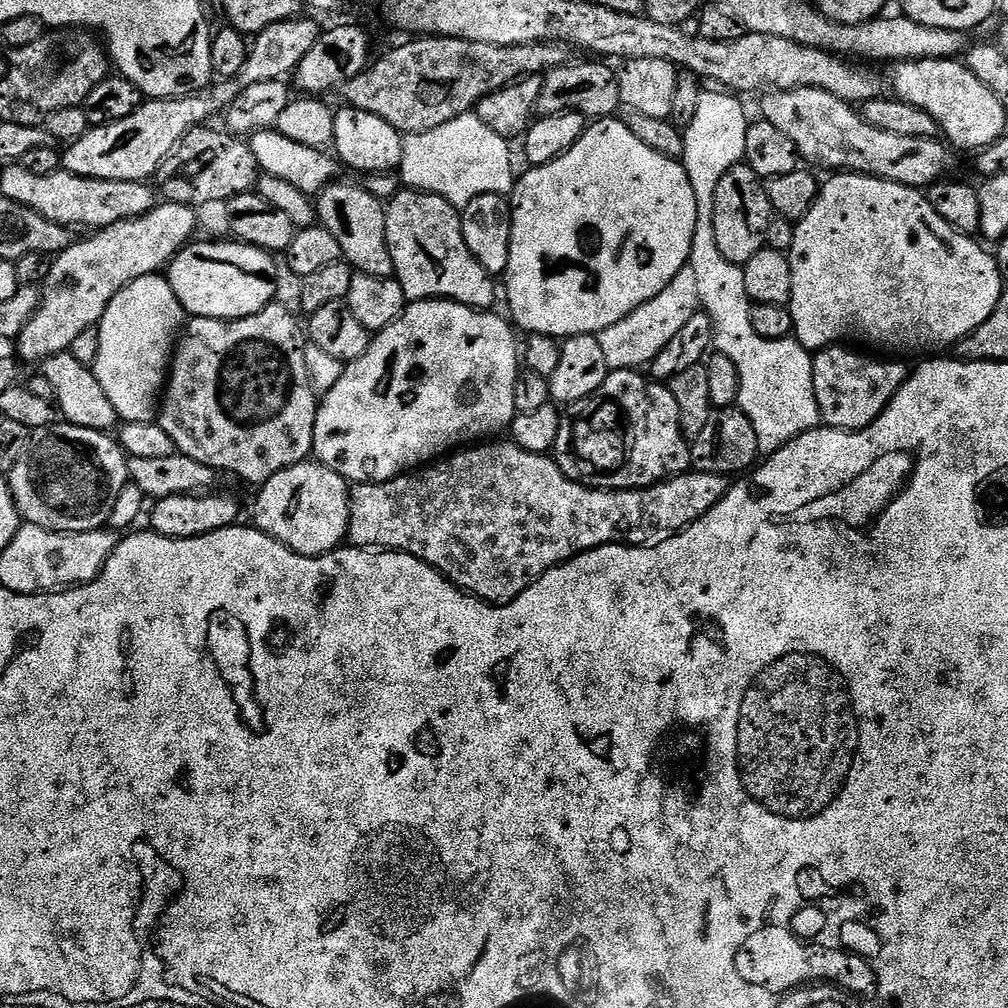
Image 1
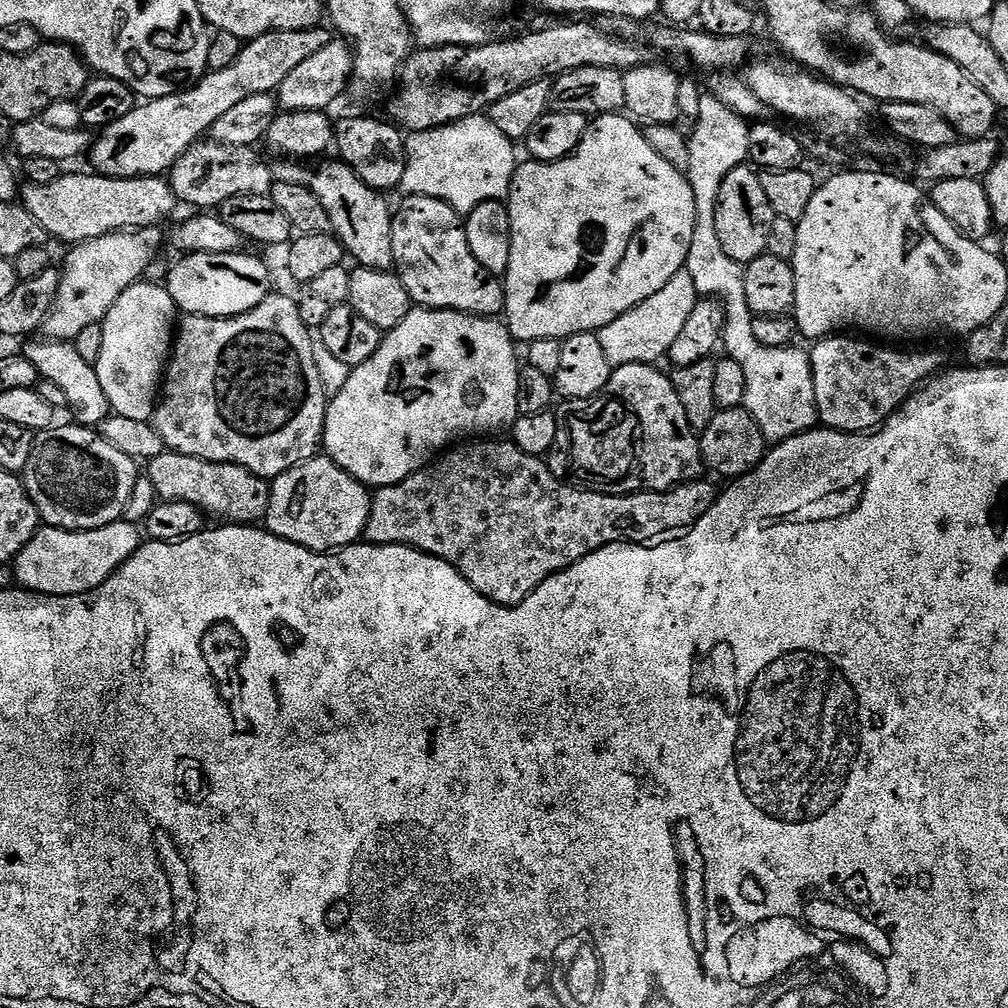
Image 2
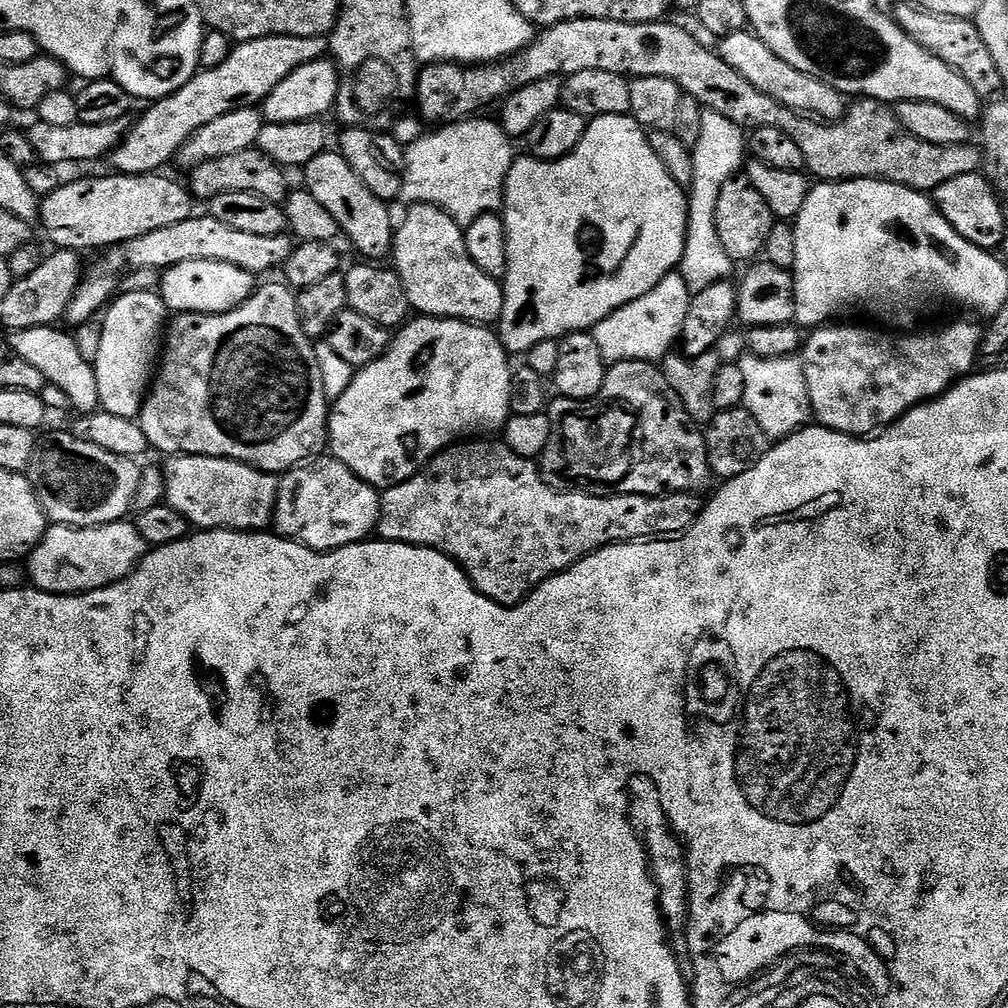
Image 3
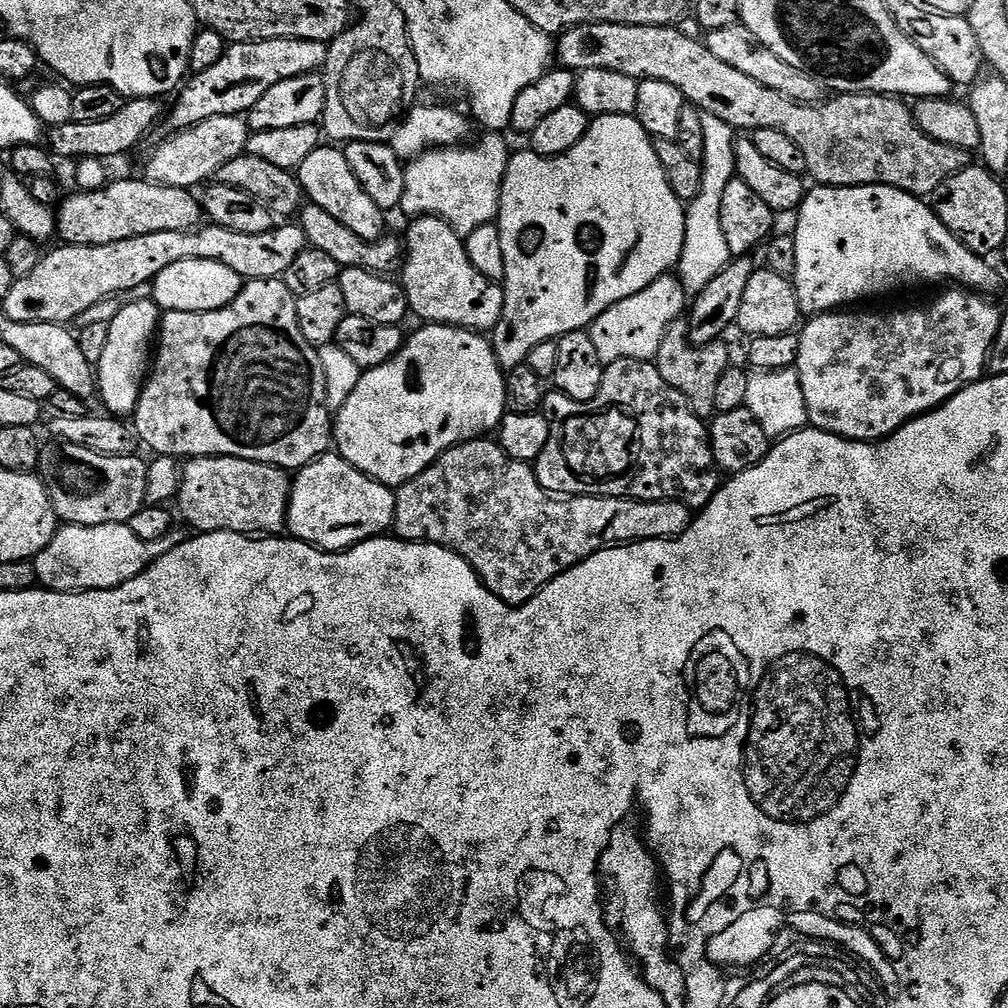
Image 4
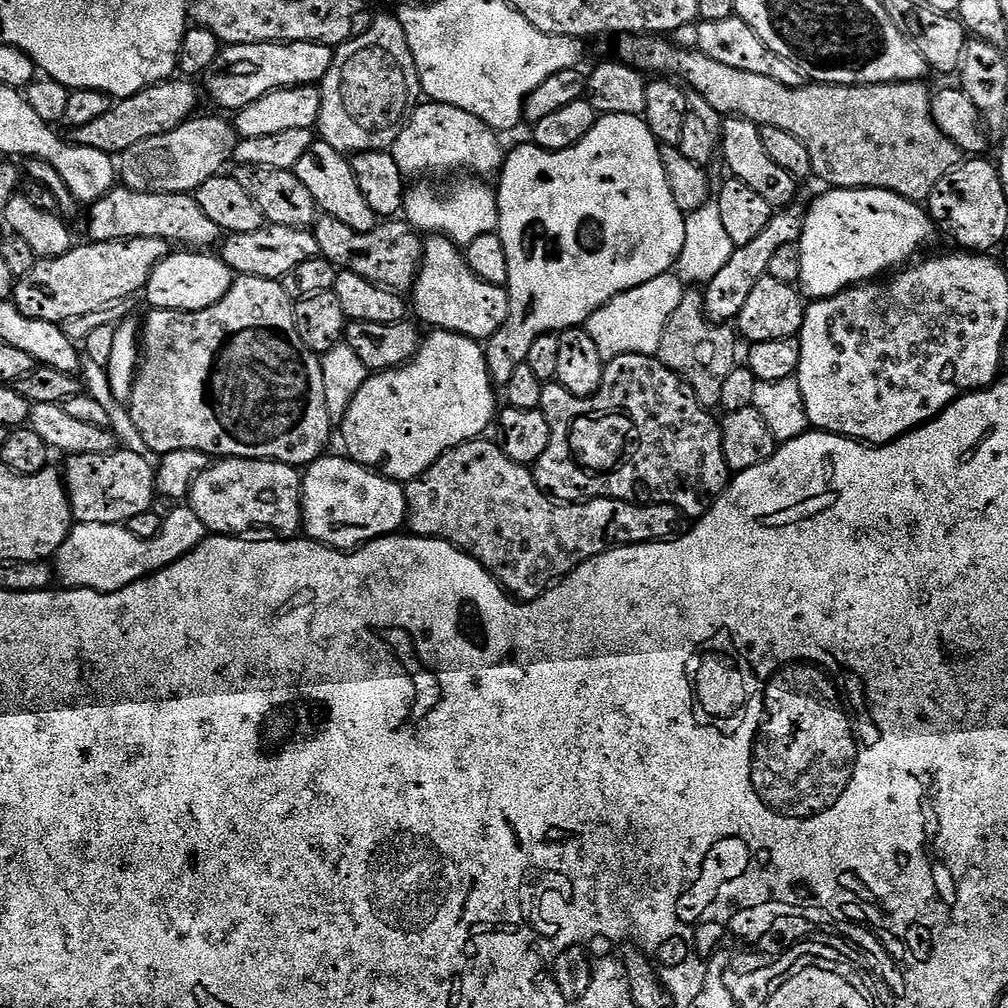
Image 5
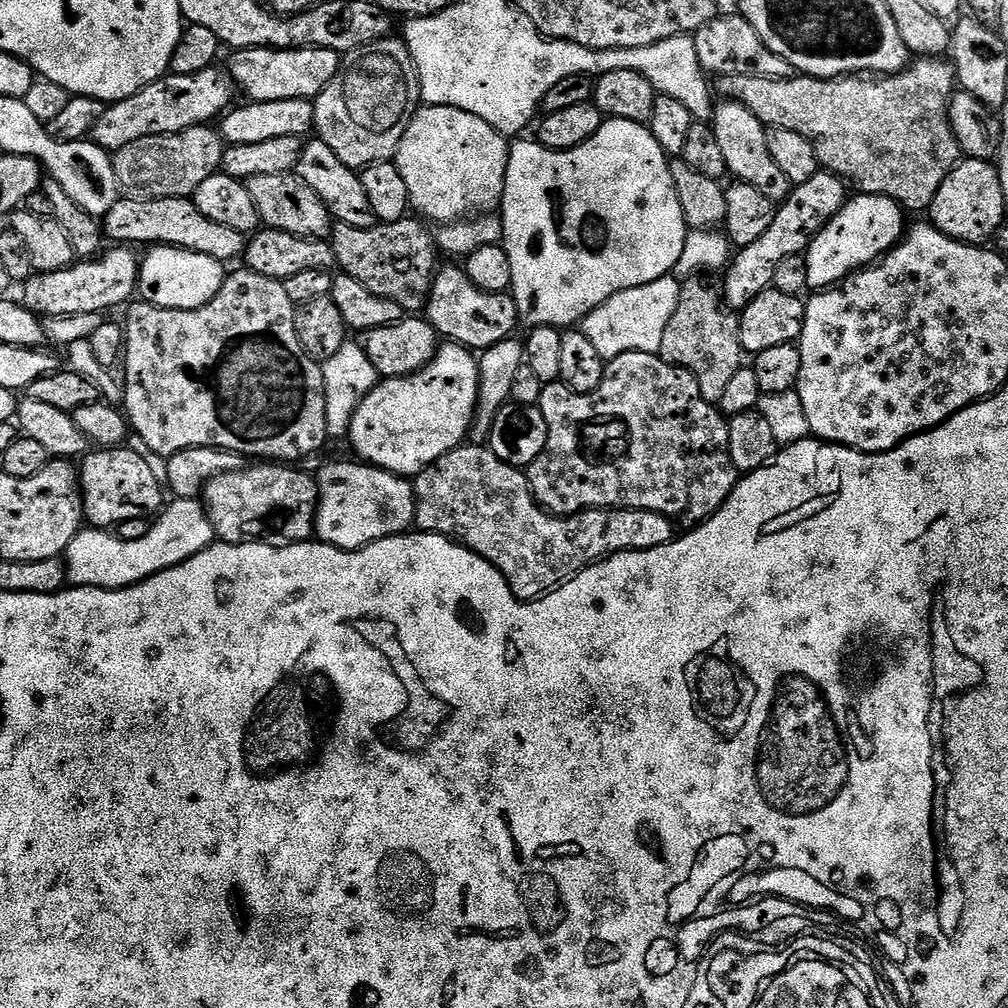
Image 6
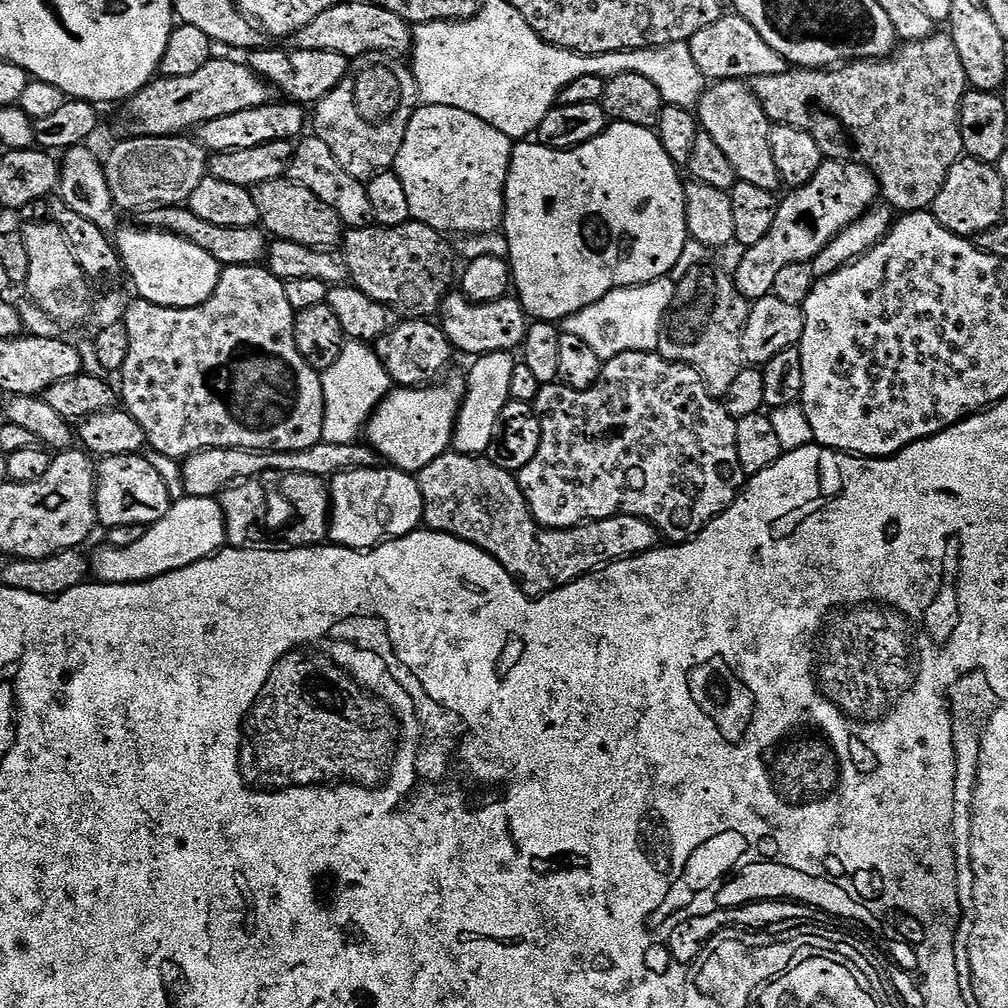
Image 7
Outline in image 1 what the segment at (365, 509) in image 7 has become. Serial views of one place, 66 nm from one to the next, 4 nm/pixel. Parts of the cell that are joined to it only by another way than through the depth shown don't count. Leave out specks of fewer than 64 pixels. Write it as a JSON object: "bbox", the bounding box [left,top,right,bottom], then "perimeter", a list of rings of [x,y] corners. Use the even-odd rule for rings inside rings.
{"bbox":[256,462,352,556],"perimeter":[[[319,462],[295,464],[286,470],[278,470],[274,478],[259,485],[256,496],[256,524],[261,533],[284,544],[292,552],[303,556],[324,556],[335,552],[345,543],[352,514],[352,493],[349,481]]]}

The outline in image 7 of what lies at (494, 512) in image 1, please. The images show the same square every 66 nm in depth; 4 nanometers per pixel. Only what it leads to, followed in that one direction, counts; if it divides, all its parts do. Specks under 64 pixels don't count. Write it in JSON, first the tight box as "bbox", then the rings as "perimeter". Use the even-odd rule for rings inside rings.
{"bbox":[418,450,662,598],"perimeter":[[[449,450],[434,458],[434,462],[427,464],[419,472],[418,479],[424,507],[423,527],[434,532],[445,532],[478,546],[486,554],[494,557],[519,584],[520,589],[533,598],[542,596],[545,592],[552,592],[556,588],[565,588],[567,584],[582,579],[589,572],[595,572],[605,564],[651,552],[662,540],[656,526],[649,520],[623,514],[590,520],[573,528],[544,528],[532,516],[520,489],[519,479],[513,473],[502,470],[502,466],[494,466],[494,462],[487,458],[467,456]]]}

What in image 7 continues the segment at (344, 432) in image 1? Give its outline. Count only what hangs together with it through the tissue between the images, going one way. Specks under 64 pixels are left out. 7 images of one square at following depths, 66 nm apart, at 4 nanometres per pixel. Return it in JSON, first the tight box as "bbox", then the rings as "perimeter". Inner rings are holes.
{"bbox":[366,375,466,474],"perimeter":[[[463,375],[450,376],[443,382],[418,388],[393,387],[388,397],[372,411],[366,425],[366,440],[380,455],[381,461],[402,472],[419,474],[427,464],[434,462],[434,458],[452,448],[456,416],[464,402],[466,380]]]}

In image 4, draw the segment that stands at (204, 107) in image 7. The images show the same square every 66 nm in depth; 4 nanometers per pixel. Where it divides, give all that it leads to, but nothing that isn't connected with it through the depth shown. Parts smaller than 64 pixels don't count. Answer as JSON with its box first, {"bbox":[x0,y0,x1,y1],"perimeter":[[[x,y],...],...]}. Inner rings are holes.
{"bbox":[47,96,160,162],"perimeter":[[[138,96],[125,102],[122,110],[118,110],[118,114],[102,118],[102,122],[78,122],[73,119],[69,124],[51,129],[47,133],[50,151],[53,157],[60,159],[61,156],[64,160],[72,160],[71,162],[81,160],[108,162],[111,156],[124,156],[131,148],[138,147],[147,138],[148,131],[159,122],[160,104],[159,99]]]}

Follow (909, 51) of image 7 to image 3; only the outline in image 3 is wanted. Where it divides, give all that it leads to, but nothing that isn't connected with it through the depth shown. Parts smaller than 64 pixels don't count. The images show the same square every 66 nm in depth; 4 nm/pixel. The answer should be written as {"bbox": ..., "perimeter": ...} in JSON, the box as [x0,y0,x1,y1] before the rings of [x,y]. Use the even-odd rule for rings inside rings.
{"bbox":[414,18,983,194],"perimeter":[[[578,18],[567,20],[561,24],[547,25],[537,35],[536,39],[517,52],[516,55],[507,57],[499,62],[491,64],[458,64],[455,62],[441,62],[429,64],[419,69],[416,78],[416,95],[414,104],[420,107],[419,115],[425,121],[440,120],[436,122],[455,122],[471,117],[479,108],[487,104],[495,105],[503,101],[514,90],[518,90],[527,84],[538,82],[542,78],[558,76],[567,78],[574,74],[582,74],[582,70],[606,70],[606,74],[618,74],[635,78],[670,78],[679,86],[683,95],[694,98],[700,103],[701,109],[722,114],[722,118],[730,118],[740,128],[751,130],[753,128],[765,128],[774,126],[774,130],[782,130],[786,135],[802,149],[807,171],[817,181],[835,182],[837,180],[885,180],[901,184],[907,188],[913,188],[915,192],[930,194],[942,182],[950,182],[950,178],[958,178],[961,174],[974,174],[980,172],[983,162],[983,151],[975,143],[959,144],[958,146],[934,146],[930,142],[922,142],[922,138],[914,138],[914,134],[907,132],[901,126],[895,111],[887,103],[860,98],[856,104],[845,111],[843,117],[831,122],[821,122],[803,112],[796,112],[793,108],[782,106],[770,94],[762,94],[751,82],[746,82],[734,66],[726,66],[726,62],[720,56],[719,51],[707,48],[699,44],[697,37],[689,32],[687,27],[669,22],[657,22],[655,24],[631,24],[630,22],[614,22],[602,18]]]}

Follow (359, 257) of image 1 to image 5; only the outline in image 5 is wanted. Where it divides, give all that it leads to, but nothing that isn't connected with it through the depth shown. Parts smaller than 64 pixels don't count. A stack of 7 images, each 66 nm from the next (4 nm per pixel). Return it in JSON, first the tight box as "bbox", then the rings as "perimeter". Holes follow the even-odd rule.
{"bbox":[294,139,377,232],"perimeter":[[[317,139],[310,146],[310,150],[302,154],[294,171],[302,186],[306,186],[310,194],[314,194],[314,202],[323,215],[338,218],[338,222],[346,222],[350,230],[369,232],[376,228],[377,214],[374,210],[370,210],[370,202],[362,198],[362,190],[358,190],[358,178],[354,178],[352,161],[345,153],[334,150],[334,146]]]}

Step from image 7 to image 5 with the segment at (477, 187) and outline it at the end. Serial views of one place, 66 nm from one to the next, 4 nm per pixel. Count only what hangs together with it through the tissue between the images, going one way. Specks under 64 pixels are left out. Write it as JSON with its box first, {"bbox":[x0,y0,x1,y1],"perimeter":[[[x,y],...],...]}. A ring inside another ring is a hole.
{"bbox":[390,101,504,176],"perimeter":[[[427,101],[409,113],[402,133],[392,143],[390,151],[406,176],[462,168],[472,170],[476,176],[487,176],[503,167],[504,149],[498,139],[496,130],[486,126],[476,115],[446,103]]]}

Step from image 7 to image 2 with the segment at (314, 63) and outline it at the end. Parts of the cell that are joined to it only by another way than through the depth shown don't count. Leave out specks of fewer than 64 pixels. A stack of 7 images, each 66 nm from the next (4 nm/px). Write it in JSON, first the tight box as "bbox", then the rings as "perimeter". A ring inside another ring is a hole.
{"bbox":[90,26,334,180],"perimeter":[[[321,26],[297,32],[271,32],[243,45],[234,62],[226,70],[205,72],[196,84],[157,100],[137,103],[126,118],[108,125],[93,139],[90,161],[101,176],[113,176],[116,180],[133,180],[139,176],[163,177],[186,154],[188,147],[197,143],[203,134],[211,133],[214,122],[222,118],[232,107],[238,106],[254,94],[272,94],[280,83],[301,62],[318,54],[334,38],[327,27]]]}

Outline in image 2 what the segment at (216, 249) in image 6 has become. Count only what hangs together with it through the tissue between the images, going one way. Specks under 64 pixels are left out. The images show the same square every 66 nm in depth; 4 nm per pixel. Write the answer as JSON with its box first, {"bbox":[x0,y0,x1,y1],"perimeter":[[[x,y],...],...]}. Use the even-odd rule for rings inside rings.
{"bbox":[18,172,178,246],"perimeter":[[[76,172],[73,176],[62,174],[50,186],[25,183],[19,189],[18,200],[44,227],[45,233],[56,240],[65,240],[75,246],[102,238],[107,232],[127,232],[137,228],[159,225],[175,208],[178,201],[171,183],[159,176],[139,176],[133,180],[116,180],[113,176],[101,176]]]}

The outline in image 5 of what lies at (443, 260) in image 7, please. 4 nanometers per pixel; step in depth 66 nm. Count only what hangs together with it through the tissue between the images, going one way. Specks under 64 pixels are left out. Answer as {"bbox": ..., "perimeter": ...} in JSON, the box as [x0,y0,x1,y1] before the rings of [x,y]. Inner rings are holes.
{"bbox":[314,215,424,294],"perimeter":[[[317,215],[314,221],[314,231],[318,238],[318,250],[324,259],[330,261],[337,270],[347,270],[374,282],[383,288],[390,288],[393,292],[401,294],[407,293],[415,285],[416,276],[420,272],[420,263],[424,253],[424,240],[421,233],[408,225],[403,218],[388,218],[383,222],[377,223],[374,230],[369,232],[359,232],[350,230],[346,222],[338,222],[338,218],[333,216]]]}

